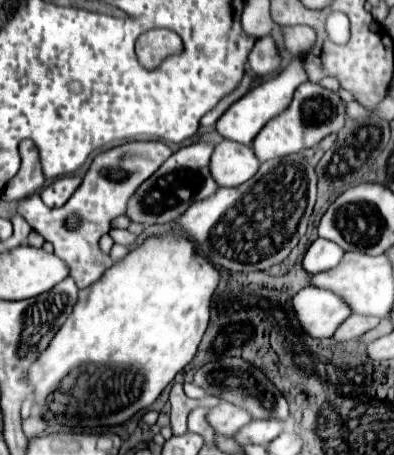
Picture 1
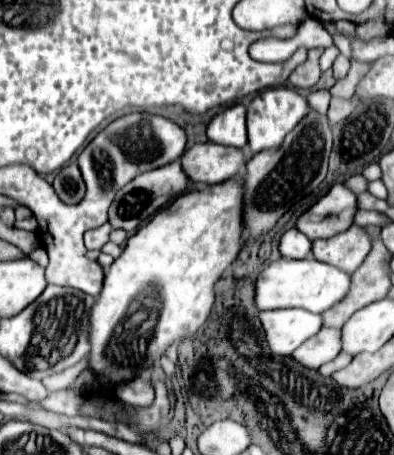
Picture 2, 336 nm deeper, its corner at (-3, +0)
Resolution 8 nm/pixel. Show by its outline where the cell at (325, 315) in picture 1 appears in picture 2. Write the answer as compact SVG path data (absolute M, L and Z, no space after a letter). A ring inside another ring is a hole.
M300 308L262 312L260 322L264 322L266 340L272 352L280 356L290 356L300 344L316 336L316 332L322 328L320 314L312 314Z

